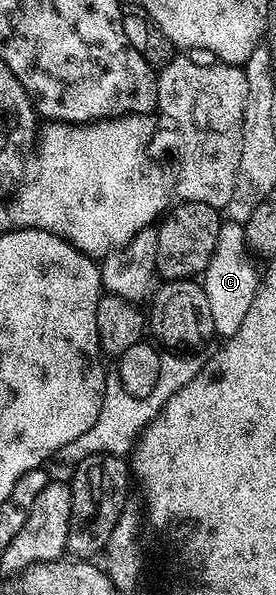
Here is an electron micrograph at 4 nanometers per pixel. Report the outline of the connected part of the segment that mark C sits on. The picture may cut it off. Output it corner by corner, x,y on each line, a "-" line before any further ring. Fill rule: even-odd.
223,223
220,238
216,238
215,252
206,271
200,276
202,289
208,294
208,306
212,310
212,326
219,337
236,334
252,307
260,283
260,272
254,269
253,262
252,253
246,246
245,227
241,223

